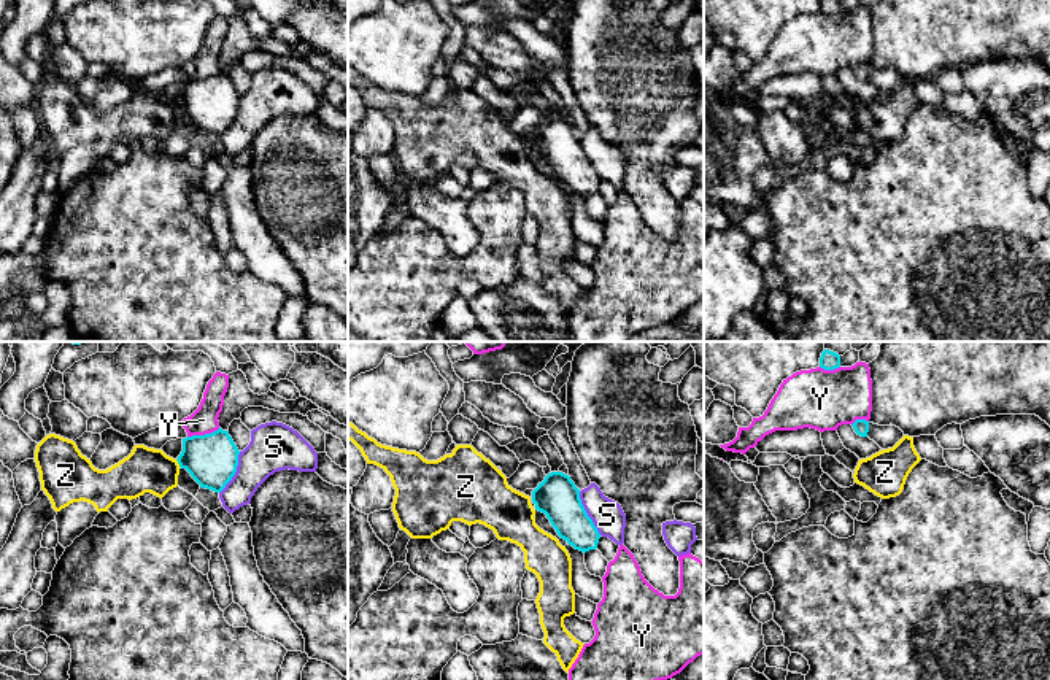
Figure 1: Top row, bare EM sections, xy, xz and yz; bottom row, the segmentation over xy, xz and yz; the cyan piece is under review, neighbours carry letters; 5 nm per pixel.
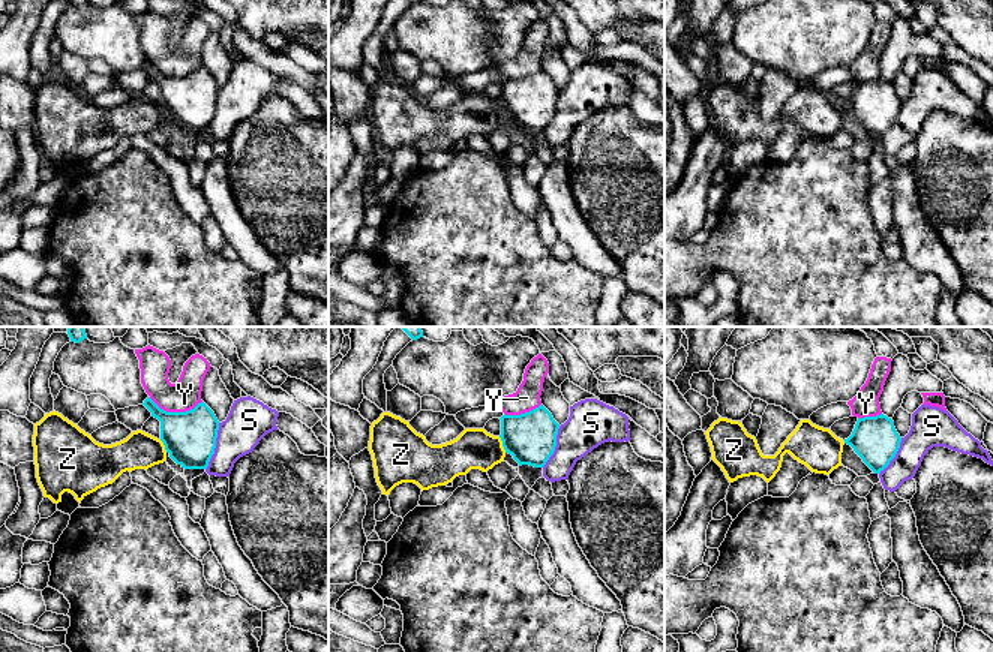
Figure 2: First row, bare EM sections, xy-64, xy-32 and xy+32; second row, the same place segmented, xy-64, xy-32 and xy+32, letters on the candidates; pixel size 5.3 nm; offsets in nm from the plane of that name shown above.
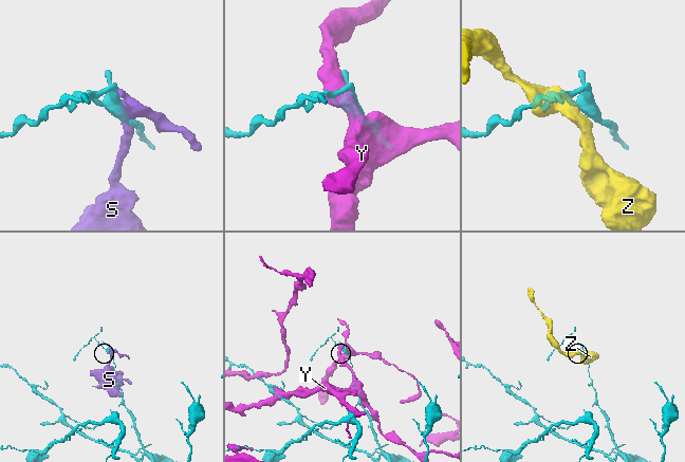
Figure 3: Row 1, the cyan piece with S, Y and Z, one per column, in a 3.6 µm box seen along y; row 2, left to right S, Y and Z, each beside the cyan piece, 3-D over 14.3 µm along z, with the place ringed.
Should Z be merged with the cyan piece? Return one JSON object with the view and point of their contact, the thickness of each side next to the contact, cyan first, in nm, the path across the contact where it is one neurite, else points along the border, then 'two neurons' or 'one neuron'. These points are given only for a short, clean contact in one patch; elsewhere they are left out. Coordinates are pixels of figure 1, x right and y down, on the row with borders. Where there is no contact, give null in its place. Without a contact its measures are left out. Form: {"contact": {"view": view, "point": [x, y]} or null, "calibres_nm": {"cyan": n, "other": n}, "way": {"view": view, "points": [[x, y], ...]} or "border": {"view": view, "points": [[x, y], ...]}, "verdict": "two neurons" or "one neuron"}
{"contact": {"view": "xy", "point": [178, 463]}, "calibres_nm": {"cyan": 260, "other": 220}, "border": {"view": "xy", "points": [[175, 459], [180, 466]]}, "verdict": "two neurons"}

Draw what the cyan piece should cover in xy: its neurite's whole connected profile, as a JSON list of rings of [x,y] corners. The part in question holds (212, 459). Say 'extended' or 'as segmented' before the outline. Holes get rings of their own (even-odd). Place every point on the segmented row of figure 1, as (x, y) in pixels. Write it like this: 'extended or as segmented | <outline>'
as segmented | [[[227,431],[183,439],[178,464],[186,469],[200,488],[221,493],[238,466],[238,448]]]

